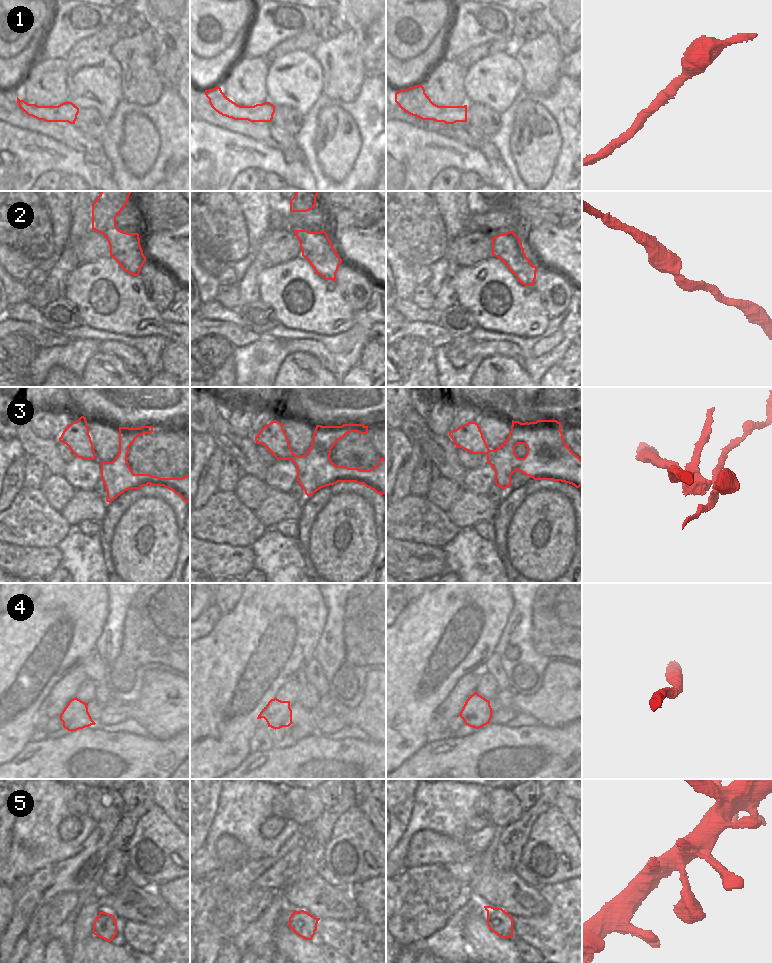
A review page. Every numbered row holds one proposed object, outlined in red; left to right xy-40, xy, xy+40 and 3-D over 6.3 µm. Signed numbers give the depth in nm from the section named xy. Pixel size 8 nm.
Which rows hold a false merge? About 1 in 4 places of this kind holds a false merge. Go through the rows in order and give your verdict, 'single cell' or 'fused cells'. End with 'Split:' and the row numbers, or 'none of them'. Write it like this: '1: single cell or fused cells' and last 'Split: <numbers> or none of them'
1: single cell
2: single cell
3: single cell
4: single cell
5: single cell
Split: none of them

